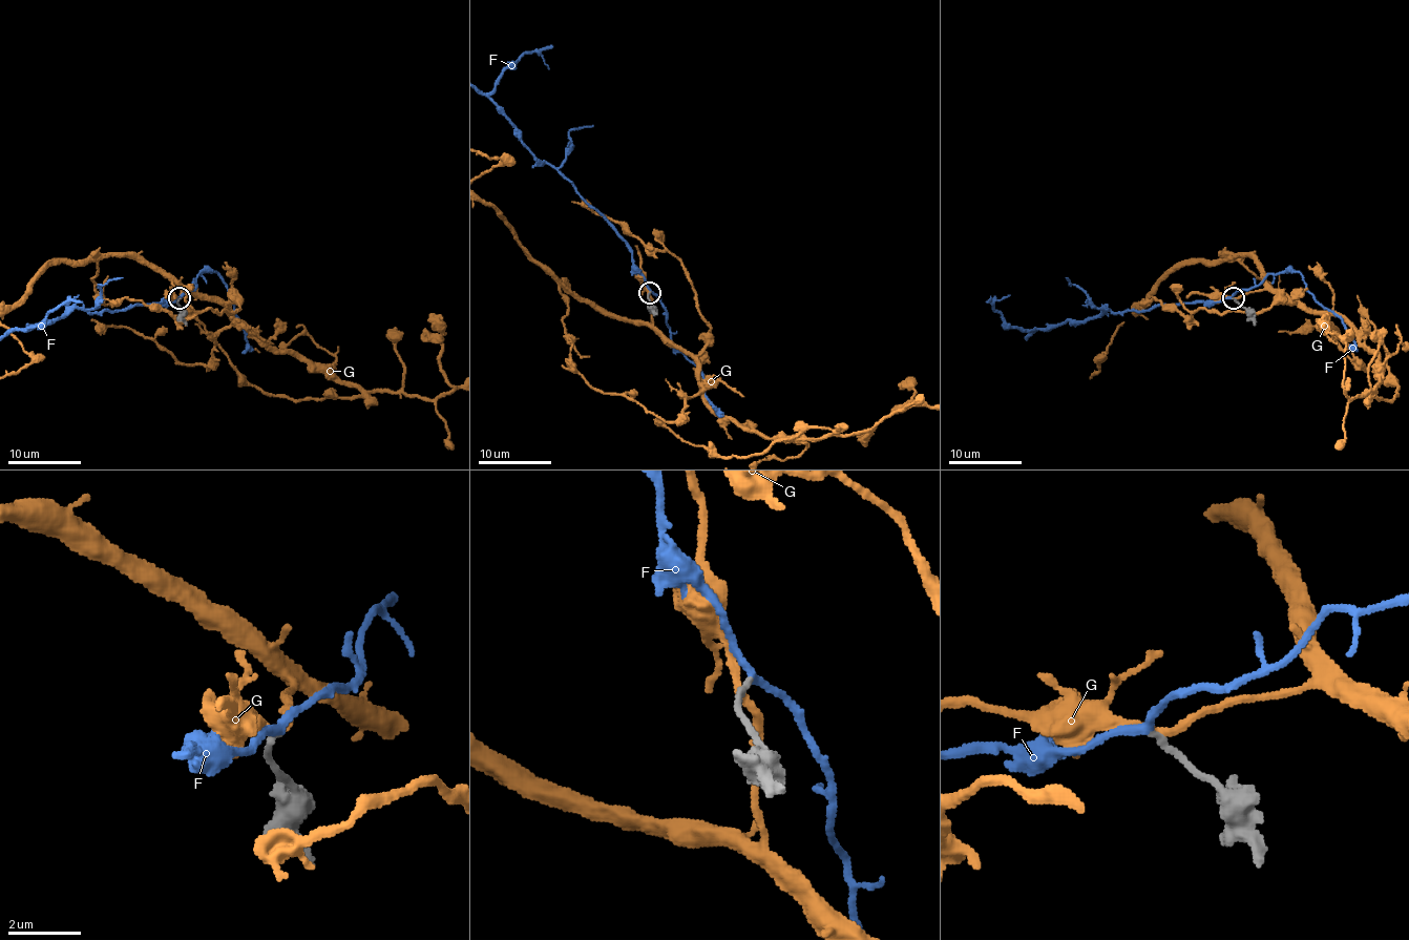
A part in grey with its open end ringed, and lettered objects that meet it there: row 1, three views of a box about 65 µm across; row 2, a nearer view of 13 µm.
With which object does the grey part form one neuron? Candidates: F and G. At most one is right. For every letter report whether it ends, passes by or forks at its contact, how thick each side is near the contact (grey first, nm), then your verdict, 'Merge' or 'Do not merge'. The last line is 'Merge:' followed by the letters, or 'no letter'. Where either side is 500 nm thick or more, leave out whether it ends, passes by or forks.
F: It passes by. Thickness 180 nm (grey) against 200 nm. Merge
G: It passes by. Thickness 200 nm (grey) against 200 nm. Do not merge
Merge: F

